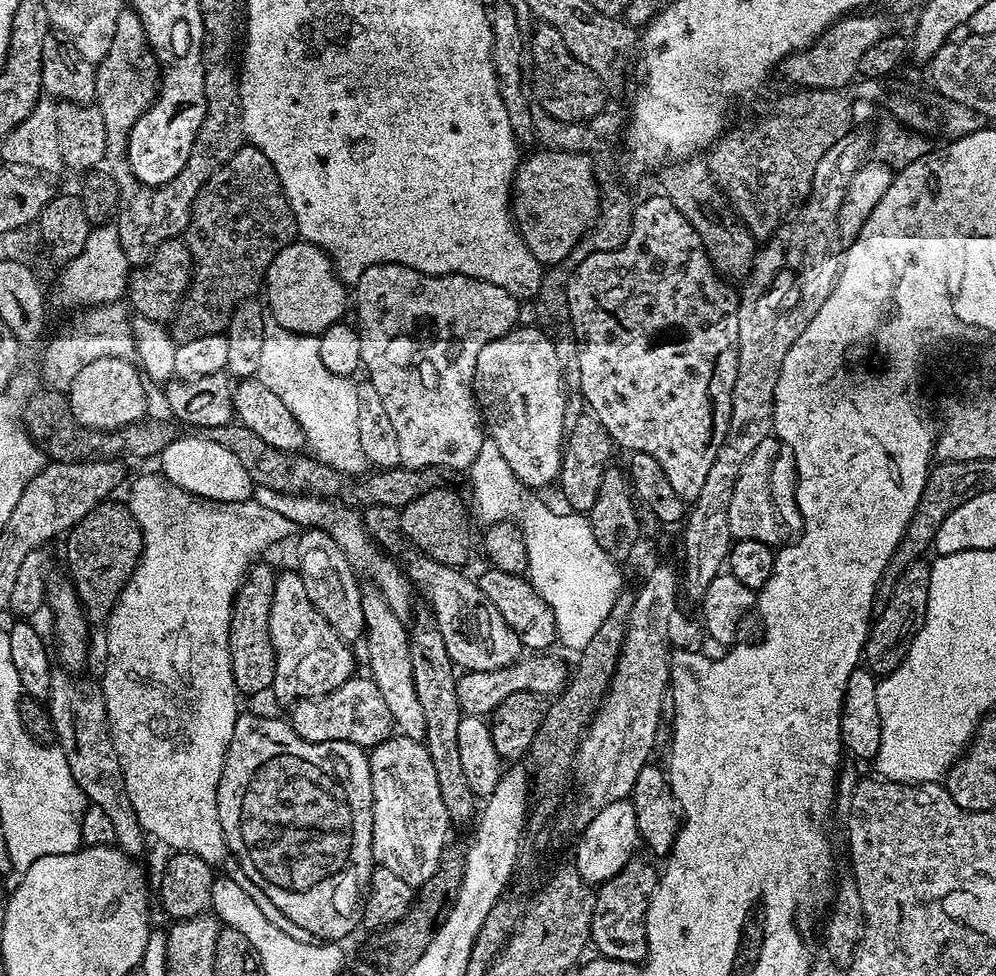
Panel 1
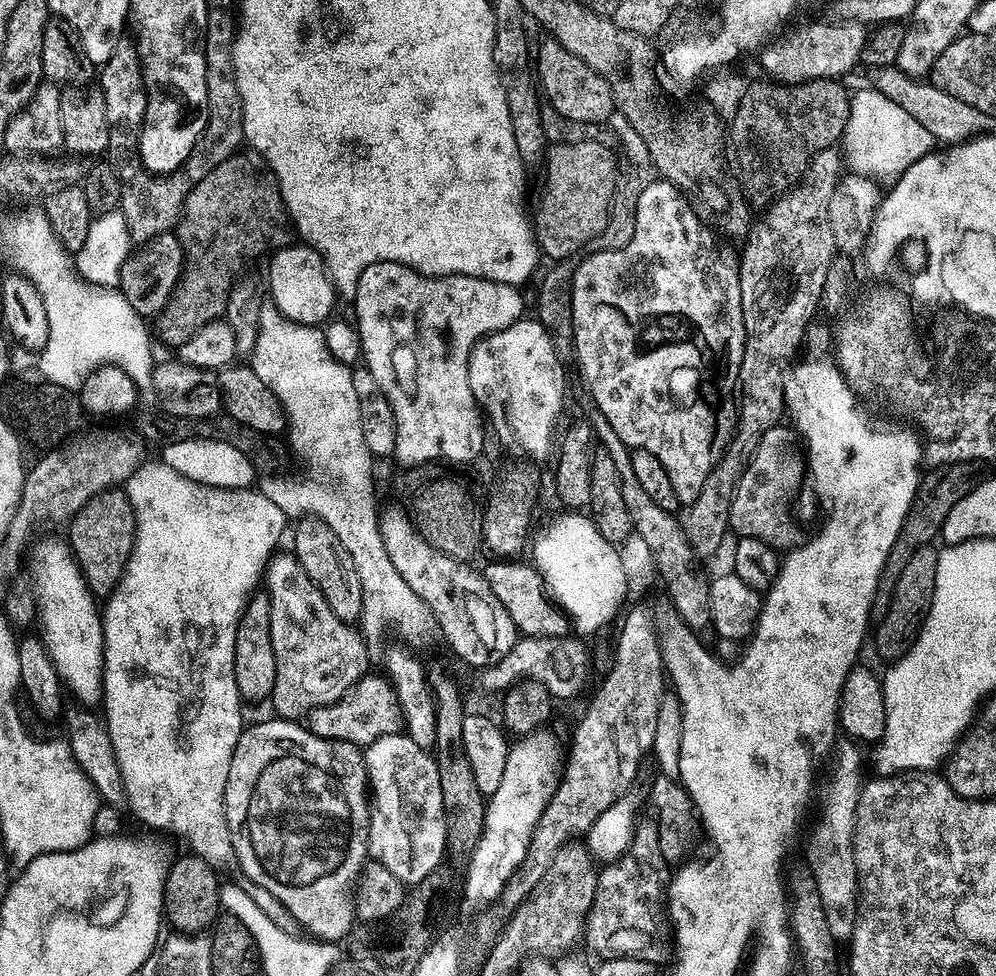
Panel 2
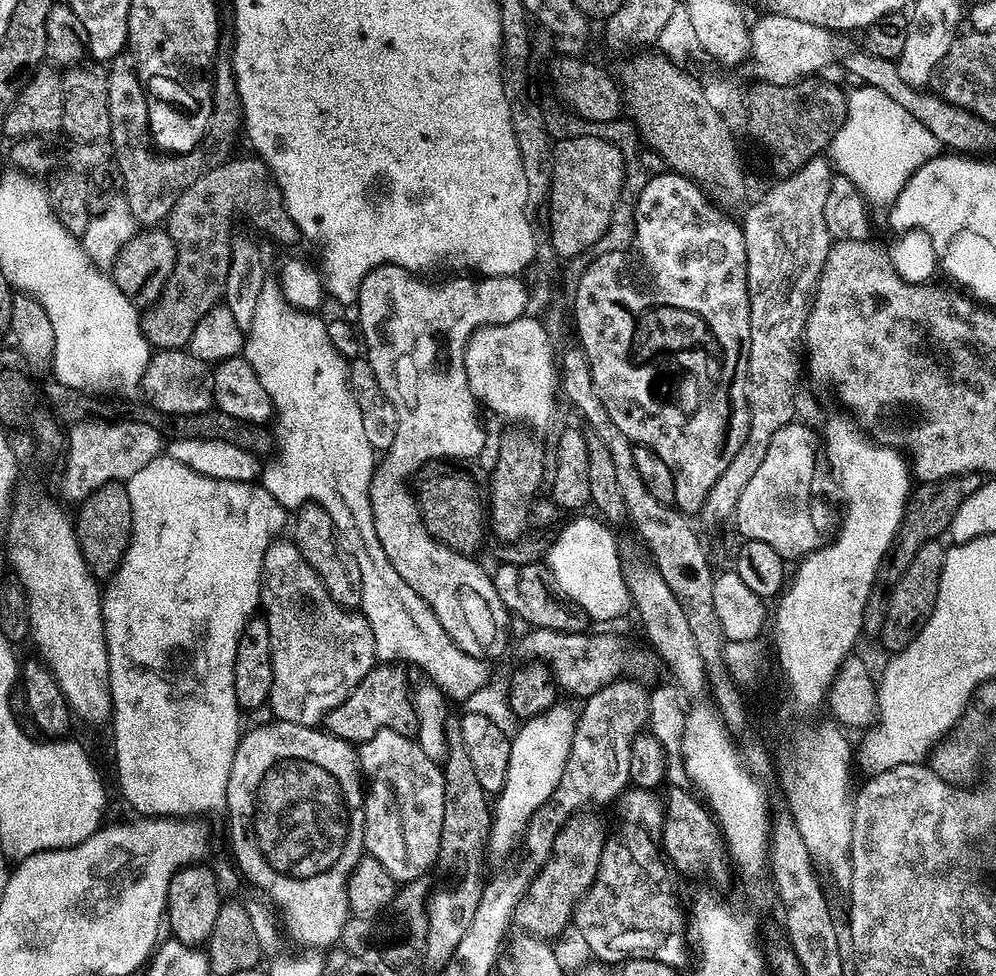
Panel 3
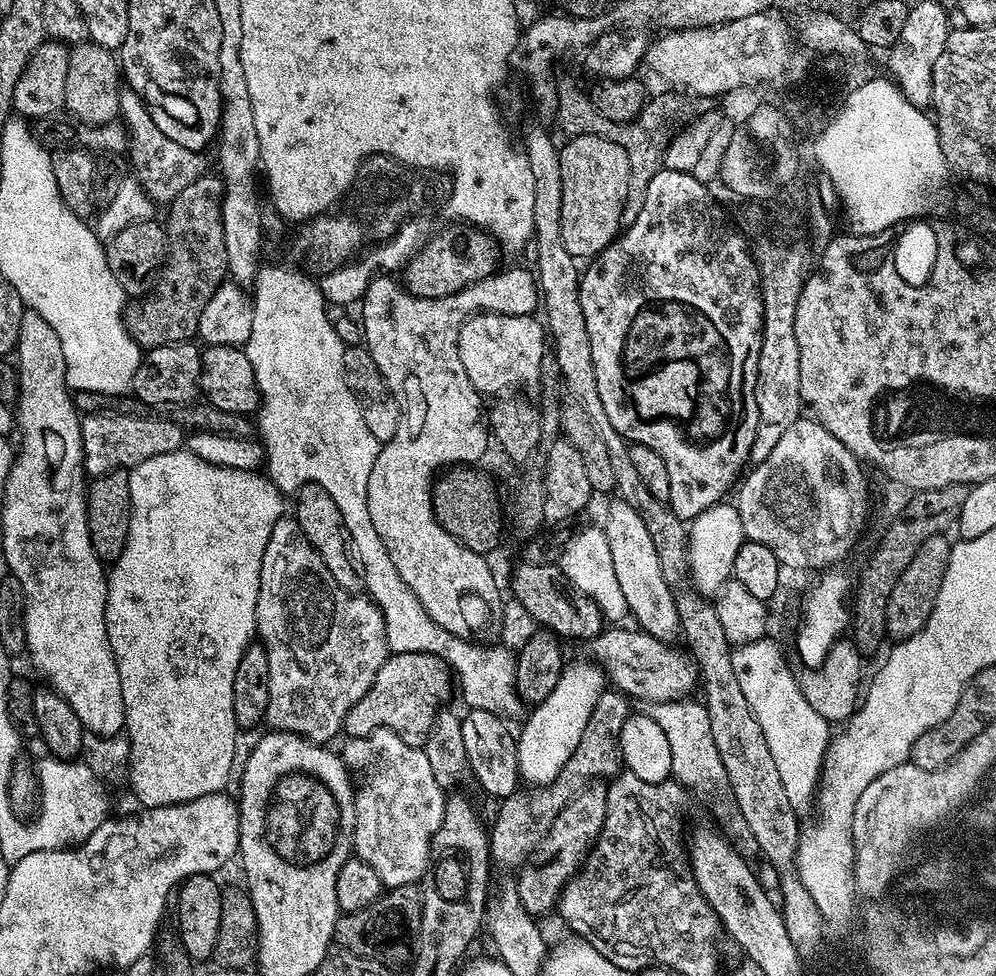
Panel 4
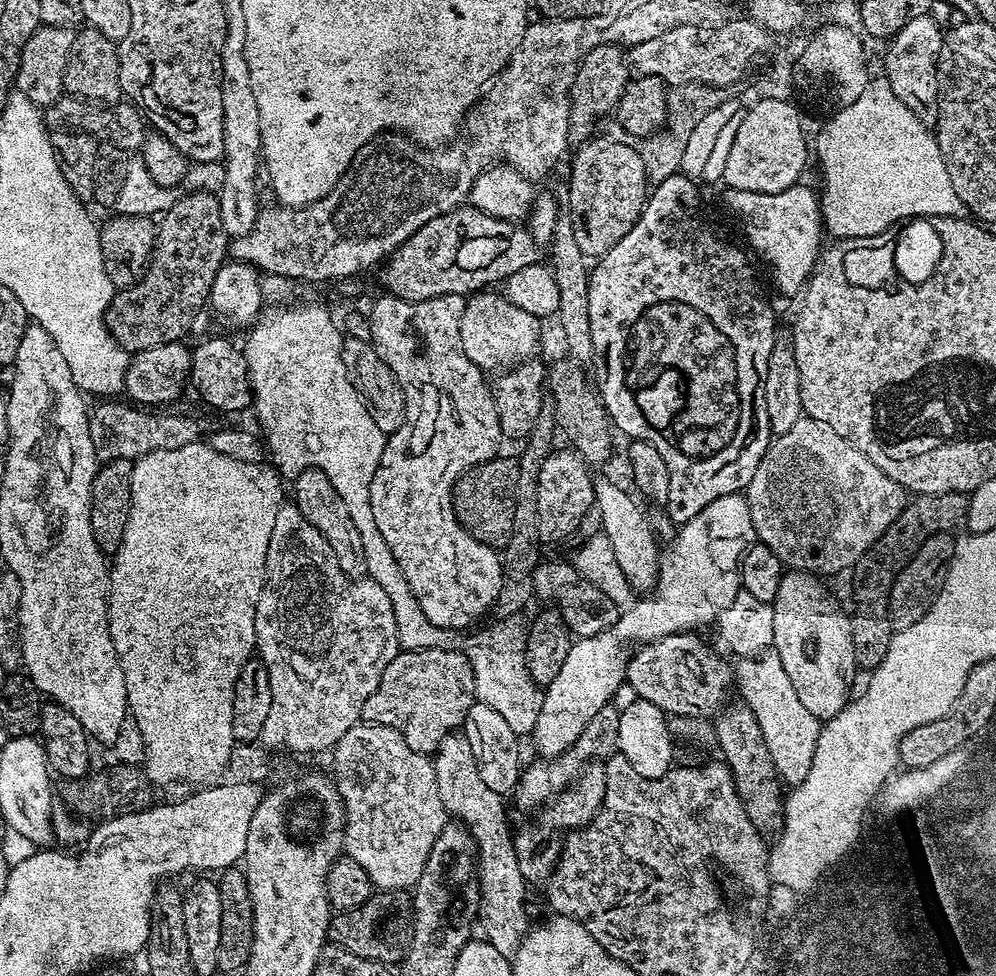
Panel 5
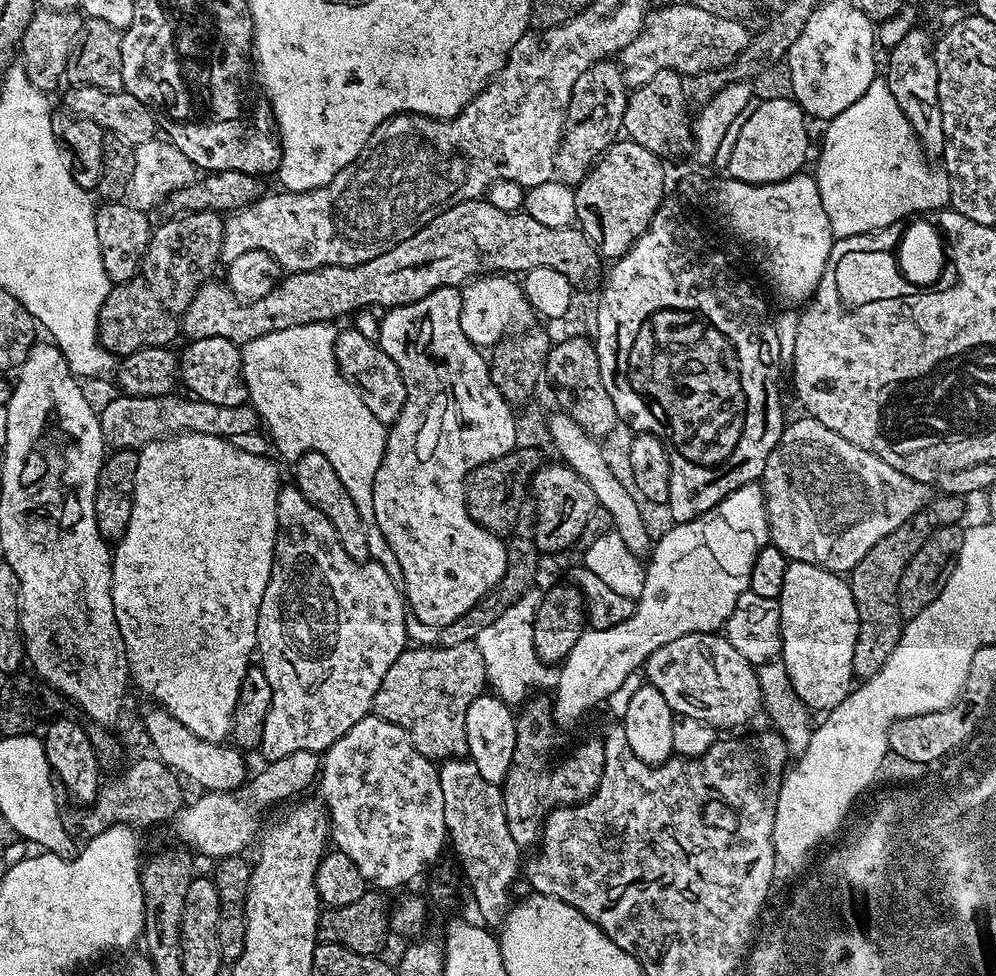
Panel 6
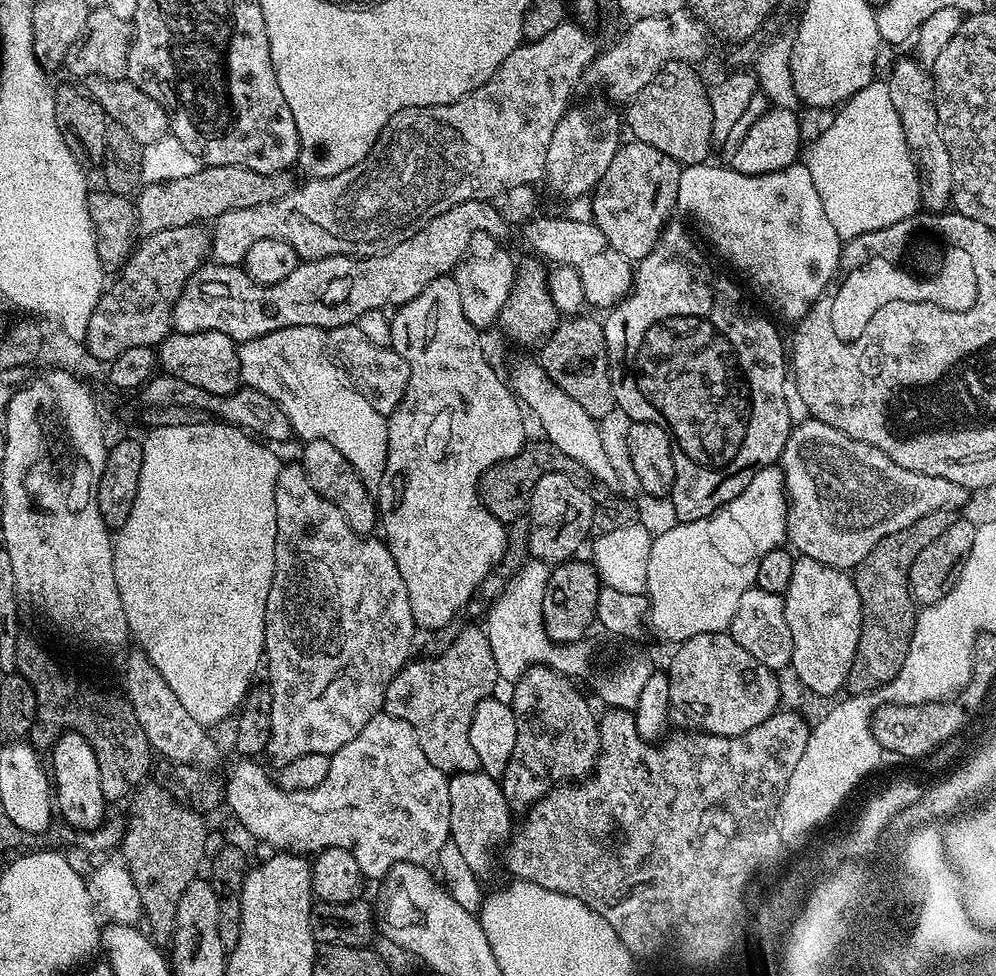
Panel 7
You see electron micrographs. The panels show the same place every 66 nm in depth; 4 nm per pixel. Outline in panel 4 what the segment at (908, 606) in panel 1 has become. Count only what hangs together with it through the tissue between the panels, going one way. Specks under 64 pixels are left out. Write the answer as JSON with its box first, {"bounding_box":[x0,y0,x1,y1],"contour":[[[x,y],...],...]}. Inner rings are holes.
{"bounding_box":[885,535,952,641],"contour":[[[947,535],[931,536],[918,546],[914,558],[910,558],[910,566],[902,570],[902,578],[894,582],[894,590],[890,590],[890,598],[886,602],[885,637],[889,641],[909,640],[926,626],[930,614],[934,610],[934,602],[938,598],[938,590],[942,586],[942,578],[946,574],[948,559],[952,553],[952,544]]]}

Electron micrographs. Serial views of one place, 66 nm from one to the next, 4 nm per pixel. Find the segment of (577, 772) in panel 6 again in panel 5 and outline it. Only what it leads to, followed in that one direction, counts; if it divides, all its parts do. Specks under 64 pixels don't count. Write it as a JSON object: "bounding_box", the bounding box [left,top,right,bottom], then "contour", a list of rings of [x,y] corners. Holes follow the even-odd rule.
{"bounding_box":[512,762,606,886],"contour":[[[596,762],[585,768],[583,773],[575,777],[567,788],[559,789],[554,802],[547,805],[546,811],[548,813],[538,817],[536,824],[524,824],[520,829],[515,829],[512,837],[514,852],[518,858],[522,878],[528,886],[543,885],[551,878],[560,857],[562,844],[559,838],[561,834],[565,830],[583,828],[587,825],[596,816],[605,798],[606,774],[604,773],[604,764]],[[550,834],[554,838],[557,837],[557,840],[544,840]]]}

